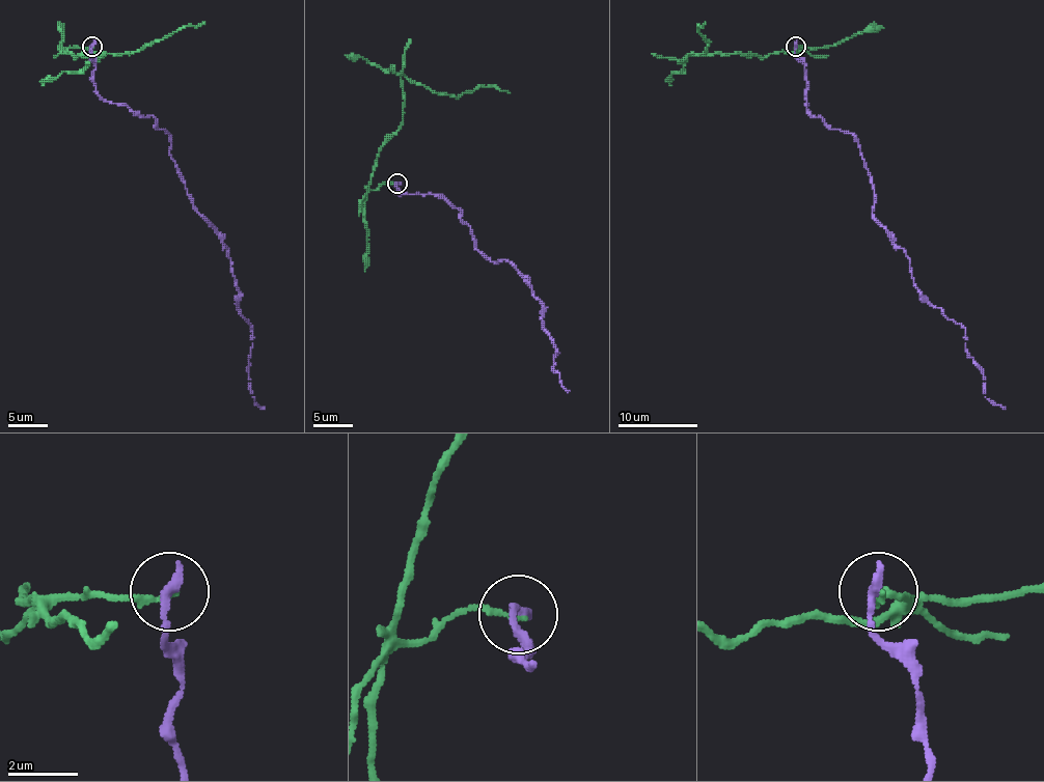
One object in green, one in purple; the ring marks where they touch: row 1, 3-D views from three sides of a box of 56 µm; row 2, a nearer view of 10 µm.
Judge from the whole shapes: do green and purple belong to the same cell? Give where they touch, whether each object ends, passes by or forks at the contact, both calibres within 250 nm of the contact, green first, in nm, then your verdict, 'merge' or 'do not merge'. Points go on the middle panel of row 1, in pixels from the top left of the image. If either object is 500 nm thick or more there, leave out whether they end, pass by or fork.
at (397, 184); green ends there; purple ends there; 160 nm thick on the green side, 320 nm on the other; do not merge

